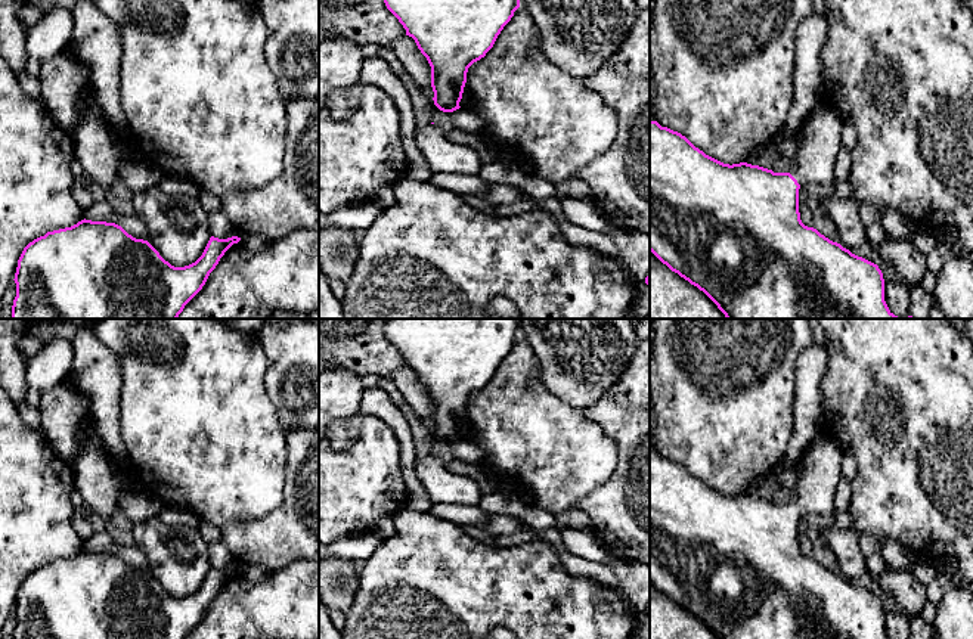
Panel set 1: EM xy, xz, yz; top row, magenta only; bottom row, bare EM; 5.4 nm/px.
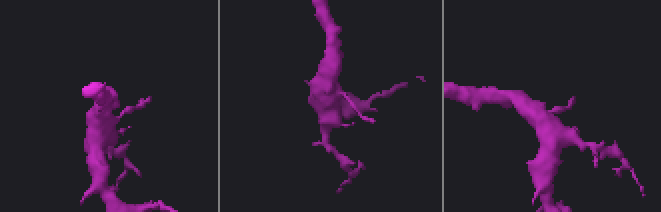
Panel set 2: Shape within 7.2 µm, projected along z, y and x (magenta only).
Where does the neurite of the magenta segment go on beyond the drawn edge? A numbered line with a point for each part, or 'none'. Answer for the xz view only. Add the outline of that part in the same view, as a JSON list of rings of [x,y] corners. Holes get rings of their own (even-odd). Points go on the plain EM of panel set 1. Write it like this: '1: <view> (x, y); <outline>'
none

